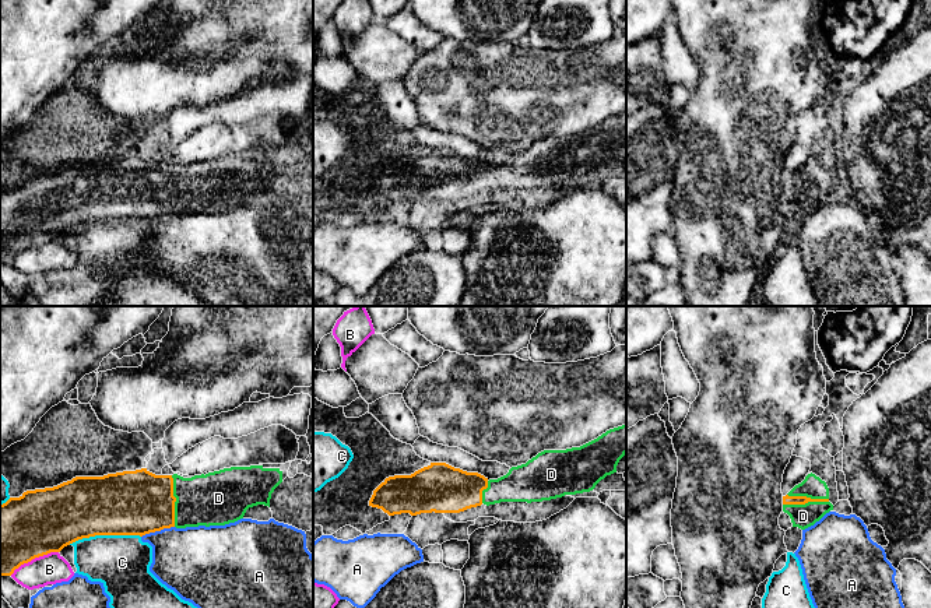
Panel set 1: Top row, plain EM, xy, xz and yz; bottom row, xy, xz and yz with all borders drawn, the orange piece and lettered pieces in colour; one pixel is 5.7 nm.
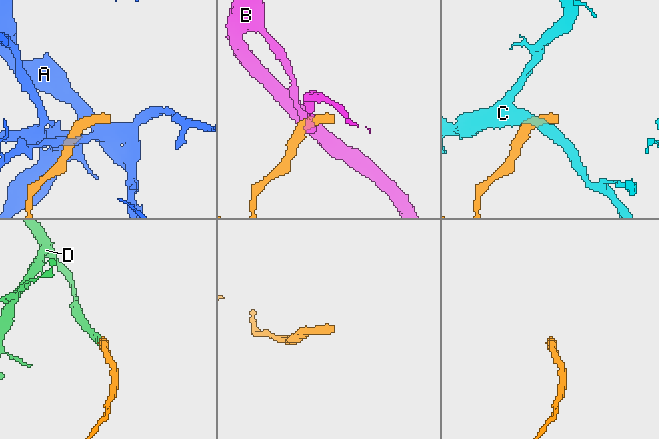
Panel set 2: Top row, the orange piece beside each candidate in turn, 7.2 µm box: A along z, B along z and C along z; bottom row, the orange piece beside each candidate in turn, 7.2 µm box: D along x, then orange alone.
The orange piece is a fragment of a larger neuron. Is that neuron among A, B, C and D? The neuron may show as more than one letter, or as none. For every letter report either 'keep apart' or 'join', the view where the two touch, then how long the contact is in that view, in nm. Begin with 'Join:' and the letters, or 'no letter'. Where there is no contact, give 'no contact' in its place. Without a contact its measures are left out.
Join: D
A: keep apart | xy | 200 nm
B: keep apart | xy | 320 nm
C: keep apart | xy | 420 nm
D: join | yz | 260 nm

